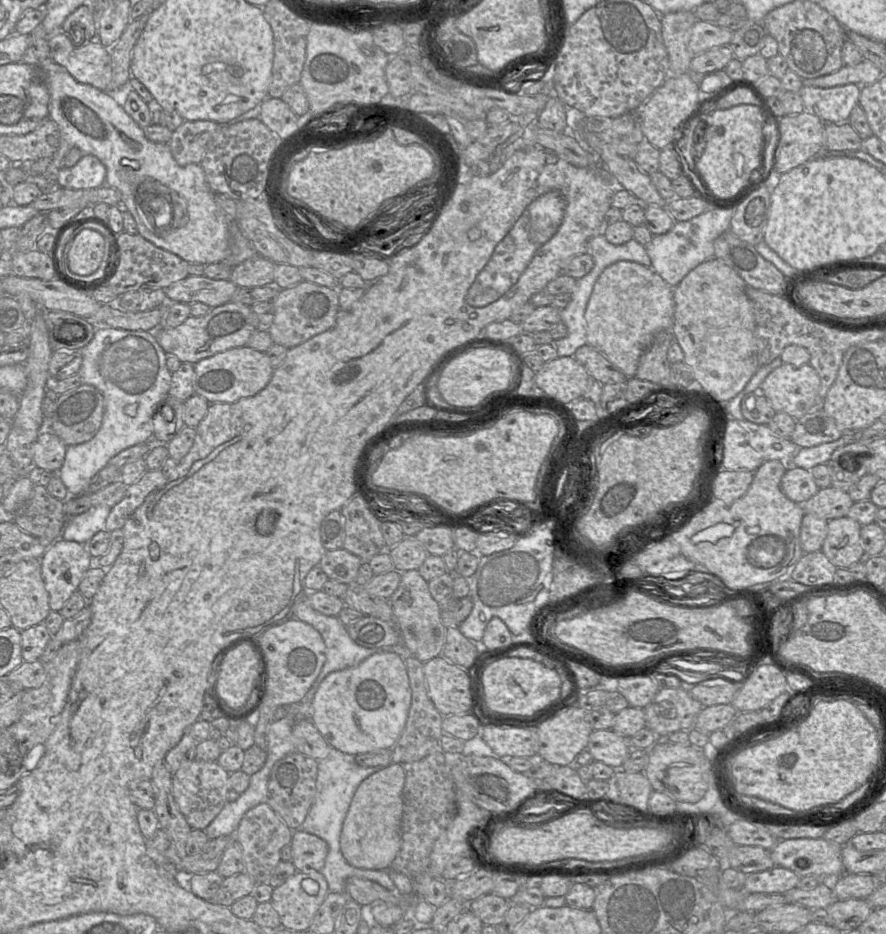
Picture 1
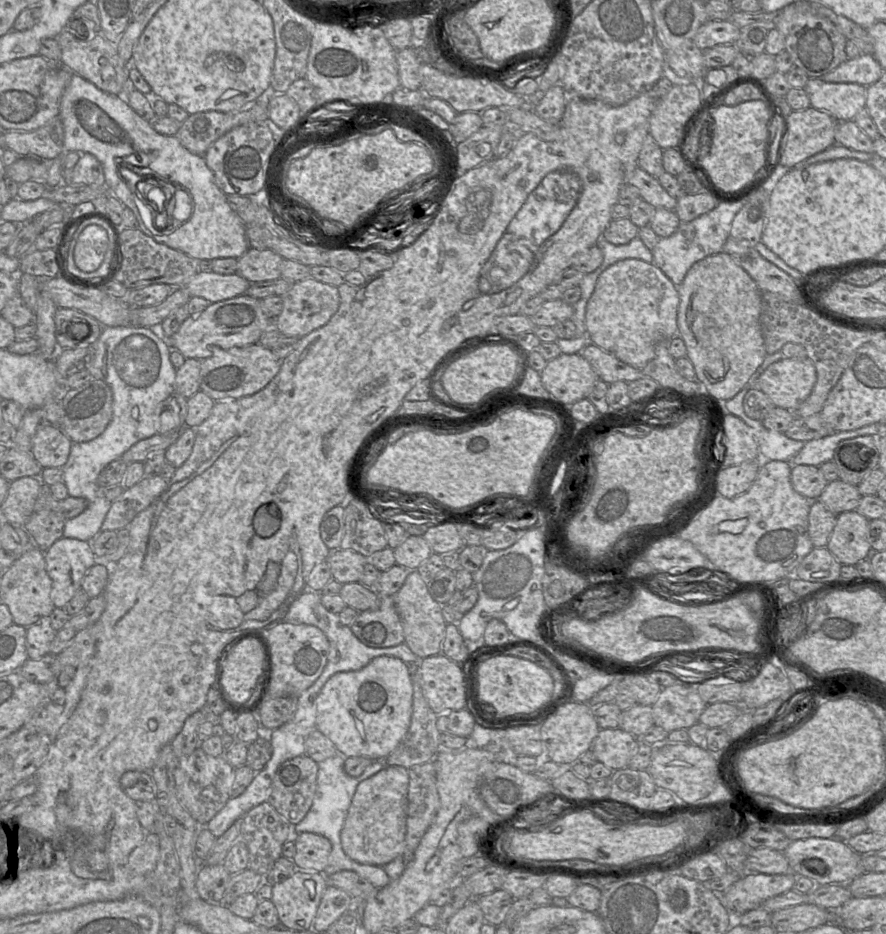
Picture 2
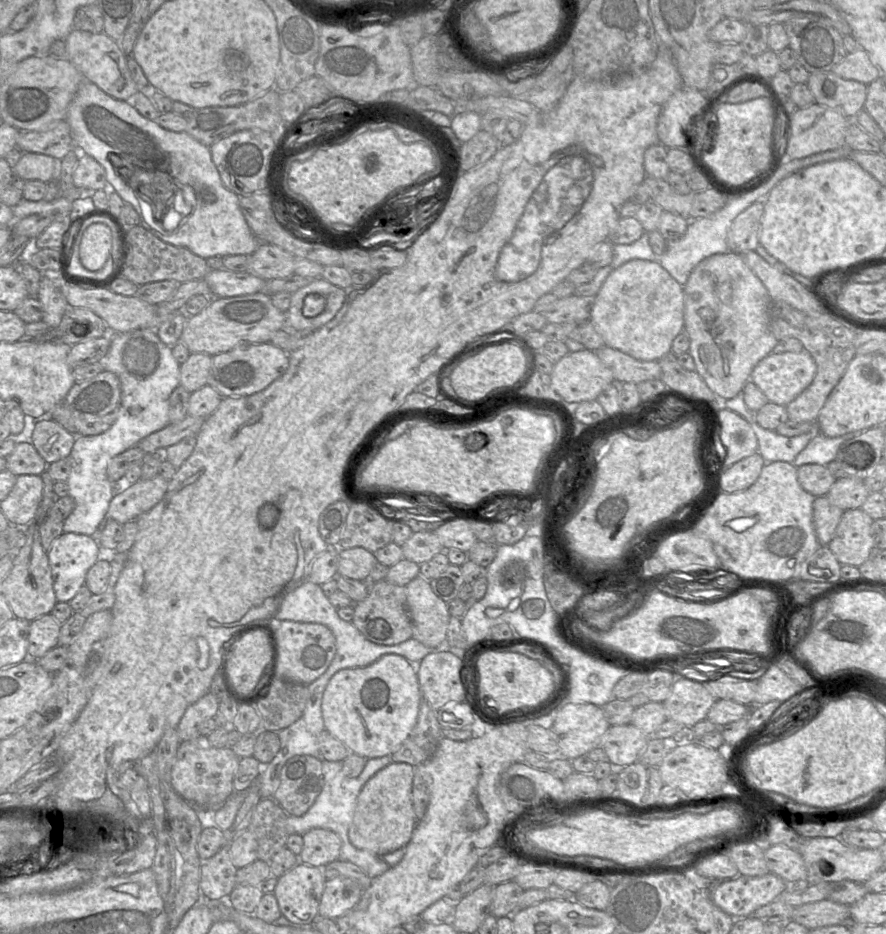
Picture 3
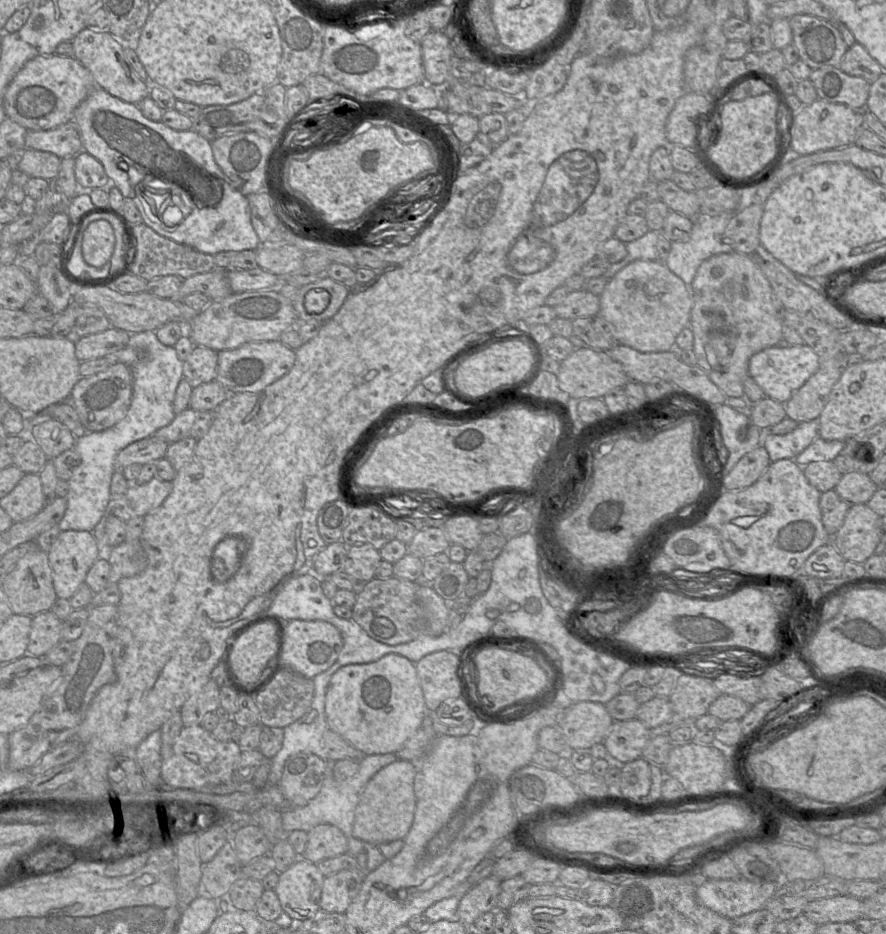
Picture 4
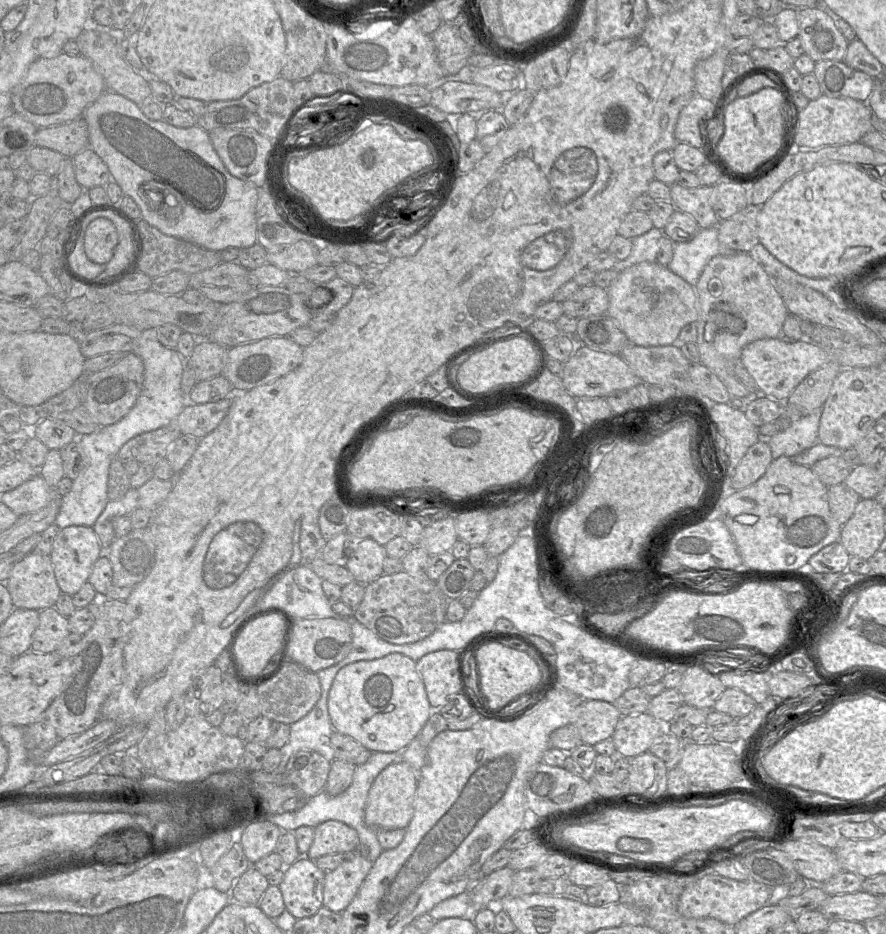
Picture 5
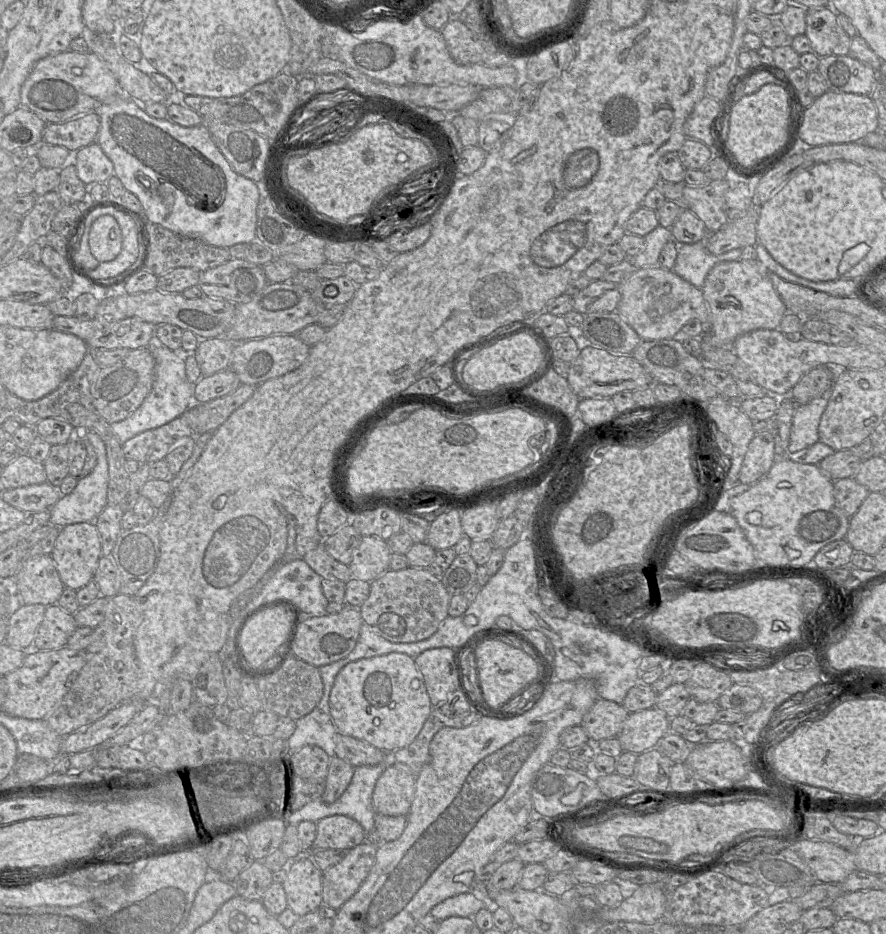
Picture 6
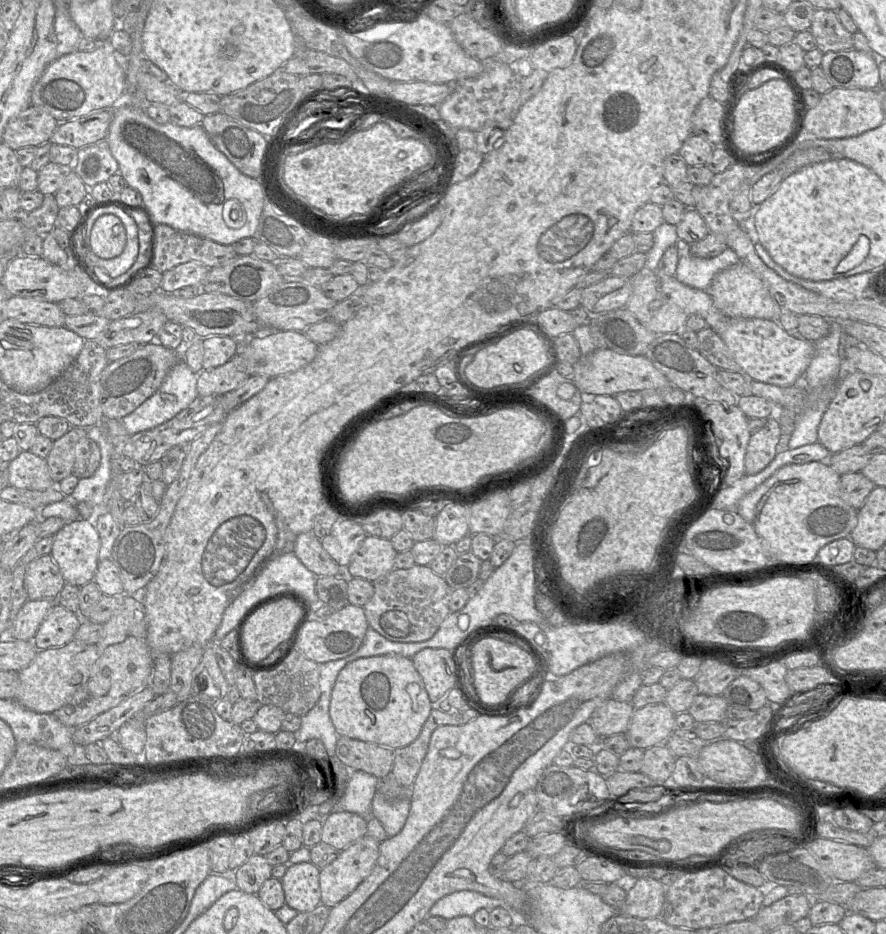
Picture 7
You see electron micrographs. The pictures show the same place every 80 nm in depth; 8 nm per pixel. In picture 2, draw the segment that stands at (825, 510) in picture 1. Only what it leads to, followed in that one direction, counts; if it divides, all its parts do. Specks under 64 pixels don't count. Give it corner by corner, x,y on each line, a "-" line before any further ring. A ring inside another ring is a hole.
837,479
827,484
818,500
828,510
838,515
843,512
855,511
862,497
857,486

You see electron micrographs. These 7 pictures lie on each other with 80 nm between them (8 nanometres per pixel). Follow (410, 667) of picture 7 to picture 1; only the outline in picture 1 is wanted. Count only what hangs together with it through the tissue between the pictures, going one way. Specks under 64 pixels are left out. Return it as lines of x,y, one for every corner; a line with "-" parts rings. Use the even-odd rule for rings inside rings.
393,652
375,653
358,665
329,673
312,700
311,721
325,741
350,755
392,749
403,732
411,706
411,688
404,658

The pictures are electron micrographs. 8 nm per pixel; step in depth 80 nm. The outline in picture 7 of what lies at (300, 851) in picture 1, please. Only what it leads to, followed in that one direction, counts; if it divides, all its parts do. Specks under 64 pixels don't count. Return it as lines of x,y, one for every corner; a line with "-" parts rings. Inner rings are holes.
351,812
330,813
323,819
321,841
338,851
360,840
367,834
367,821

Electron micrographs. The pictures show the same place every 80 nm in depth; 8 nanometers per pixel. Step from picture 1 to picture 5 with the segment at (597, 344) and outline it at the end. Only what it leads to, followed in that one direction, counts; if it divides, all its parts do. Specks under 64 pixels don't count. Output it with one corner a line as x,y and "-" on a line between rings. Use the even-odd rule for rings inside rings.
657,261
642,262
625,269
607,291
607,314
634,345
654,347
677,344
681,329
699,318
694,287

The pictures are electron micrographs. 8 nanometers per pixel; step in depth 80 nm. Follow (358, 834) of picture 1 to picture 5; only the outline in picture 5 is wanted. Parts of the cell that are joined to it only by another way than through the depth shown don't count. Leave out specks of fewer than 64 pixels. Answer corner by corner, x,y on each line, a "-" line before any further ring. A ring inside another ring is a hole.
404,761
385,767
372,783
364,811
365,824
375,830
406,829
414,813
418,773

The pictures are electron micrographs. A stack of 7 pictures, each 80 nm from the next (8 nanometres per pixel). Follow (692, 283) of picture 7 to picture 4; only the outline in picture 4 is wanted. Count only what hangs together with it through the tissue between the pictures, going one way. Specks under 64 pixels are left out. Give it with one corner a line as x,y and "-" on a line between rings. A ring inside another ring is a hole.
734,213
716,216
698,216
694,219
687,240
672,241
665,265
678,276
687,287
695,277
703,261
713,255
733,251
724,243
723,232

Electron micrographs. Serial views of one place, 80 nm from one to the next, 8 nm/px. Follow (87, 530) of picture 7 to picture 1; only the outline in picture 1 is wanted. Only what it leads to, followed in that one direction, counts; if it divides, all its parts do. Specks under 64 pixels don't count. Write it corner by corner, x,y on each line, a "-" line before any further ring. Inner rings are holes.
59,538
47,548
41,557
41,572
51,610
62,609
91,567
92,557
81,543

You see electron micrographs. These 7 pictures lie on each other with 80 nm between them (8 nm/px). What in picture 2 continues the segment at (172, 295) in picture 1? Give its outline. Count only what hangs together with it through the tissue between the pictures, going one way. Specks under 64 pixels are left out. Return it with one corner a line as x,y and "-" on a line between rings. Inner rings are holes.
213,271
199,272
183,286
190,297
201,297
210,303
241,296
250,282
238,274
218,274

